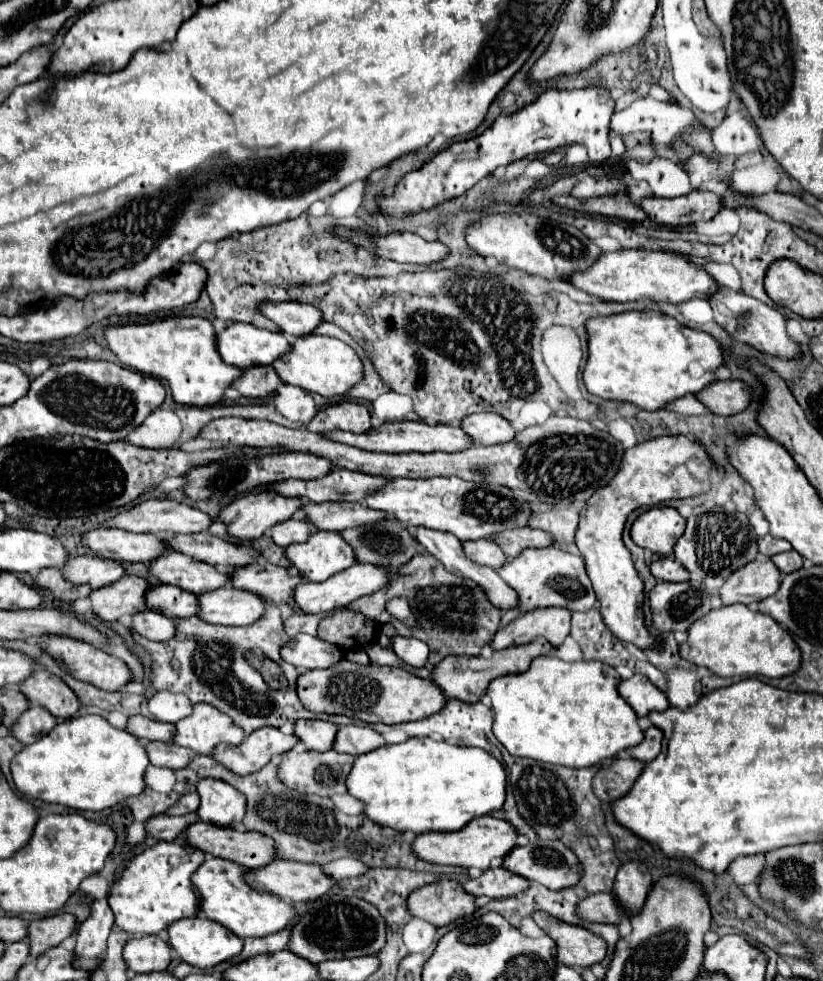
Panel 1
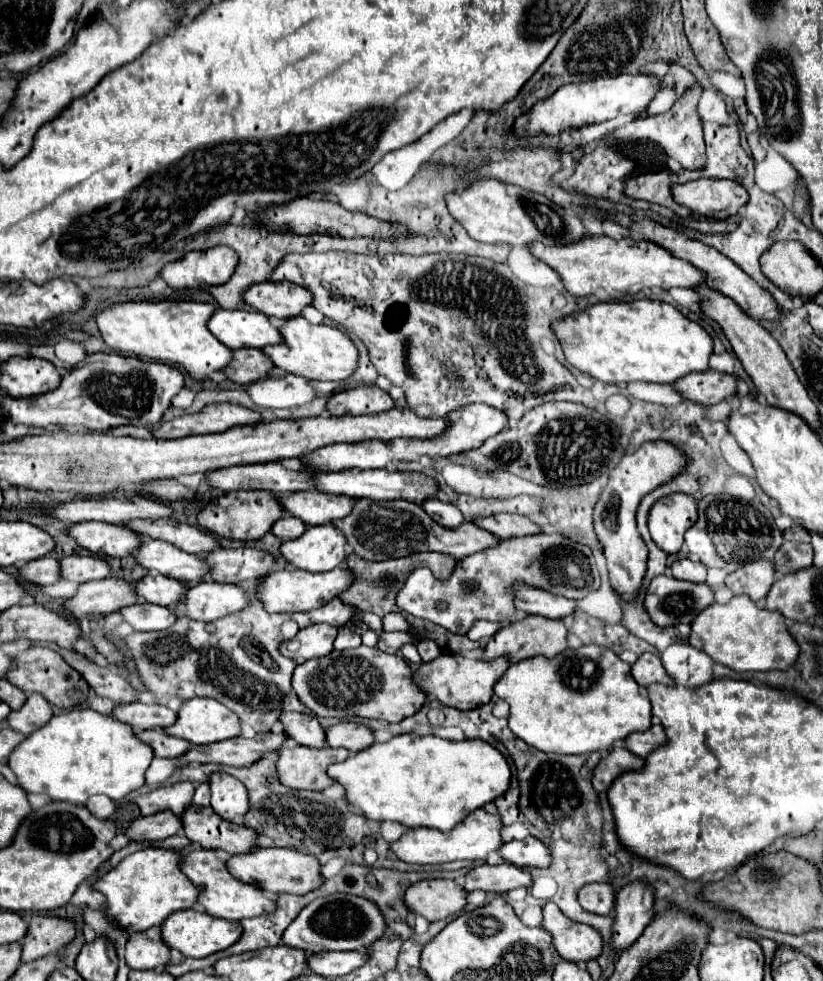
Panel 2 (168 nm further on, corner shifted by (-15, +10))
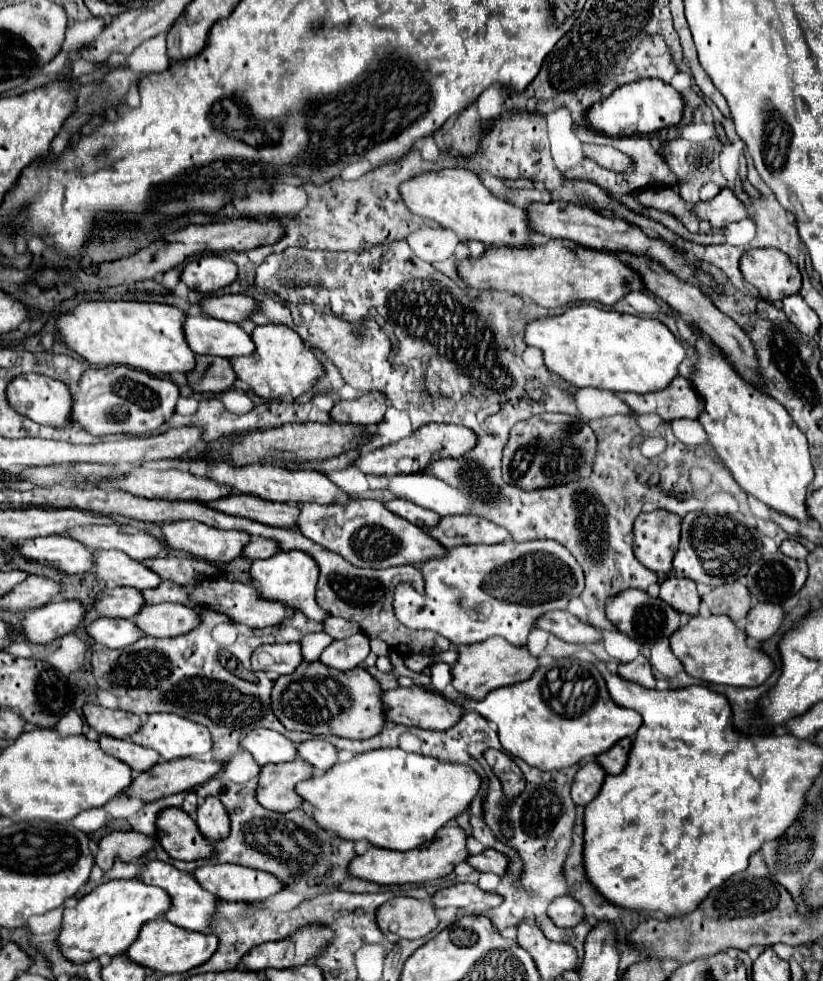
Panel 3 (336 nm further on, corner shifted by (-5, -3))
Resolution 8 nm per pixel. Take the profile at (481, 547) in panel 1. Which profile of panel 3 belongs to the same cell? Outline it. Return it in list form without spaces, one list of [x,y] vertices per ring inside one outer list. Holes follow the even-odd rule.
[[[350,499],[348,503],[300,503],[298,531],[324,549],[342,555],[356,567],[388,569],[396,565],[418,565],[432,557],[442,557],[444,547],[420,531],[420,527],[390,513],[380,501]]]

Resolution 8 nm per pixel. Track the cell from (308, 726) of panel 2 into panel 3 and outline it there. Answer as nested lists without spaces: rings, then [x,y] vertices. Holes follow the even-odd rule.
[[[270,729],[250,731],[250,735],[242,739],[240,747],[246,749],[260,767],[266,763],[286,763],[298,757],[296,745],[278,731]]]

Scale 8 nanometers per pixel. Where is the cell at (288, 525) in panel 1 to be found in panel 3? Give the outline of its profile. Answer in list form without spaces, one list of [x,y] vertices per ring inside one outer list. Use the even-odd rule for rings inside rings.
[[[252,537],[248,541],[248,545],[244,547],[242,555],[246,559],[268,559],[272,555],[276,555],[280,549],[278,549],[278,543],[272,541],[272,539],[264,539],[264,537]]]

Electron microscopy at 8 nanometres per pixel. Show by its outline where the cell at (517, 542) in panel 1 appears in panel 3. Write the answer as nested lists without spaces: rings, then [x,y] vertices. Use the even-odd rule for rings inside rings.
[[[448,515],[438,521],[434,527],[422,527],[432,539],[438,539],[444,547],[470,545],[470,543],[502,543],[508,541],[510,535],[496,523],[476,517],[476,515]]]

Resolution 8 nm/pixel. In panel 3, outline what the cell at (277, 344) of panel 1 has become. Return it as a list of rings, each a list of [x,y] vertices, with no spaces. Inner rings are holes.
[[[186,315],[184,337],[190,349],[198,355],[218,355],[218,357],[238,357],[250,355],[254,343],[248,333],[244,333],[236,323],[226,323],[202,315]]]

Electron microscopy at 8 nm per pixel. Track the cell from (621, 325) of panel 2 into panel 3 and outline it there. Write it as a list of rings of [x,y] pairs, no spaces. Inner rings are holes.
[[[574,305],[562,315],[530,321],[524,331],[524,343],[538,347],[544,355],[544,365],[568,383],[608,391],[658,391],[678,375],[678,365],[686,357],[684,347],[658,319],[608,311],[596,305]]]

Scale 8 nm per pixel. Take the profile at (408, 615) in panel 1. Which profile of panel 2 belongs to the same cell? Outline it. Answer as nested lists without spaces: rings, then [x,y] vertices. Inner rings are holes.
[[[542,532],[502,540],[496,548],[462,558],[446,582],[438,582],[432,572],[418,568],[408,576],[396,602],[402,612],[440,624],[454,634],[466,634],[474,620],[516,620],[514,596],[508,592],[508,586],[518,580],[570,600],[580,600],[602,584],[590,546],[572,542],[560,534]]]

